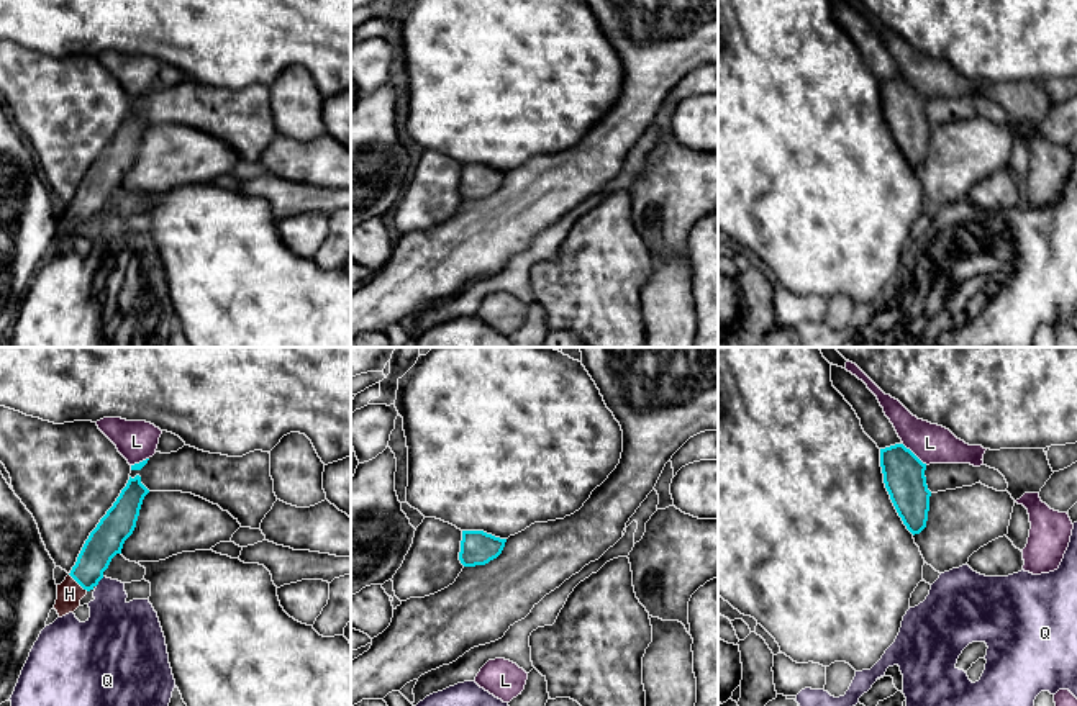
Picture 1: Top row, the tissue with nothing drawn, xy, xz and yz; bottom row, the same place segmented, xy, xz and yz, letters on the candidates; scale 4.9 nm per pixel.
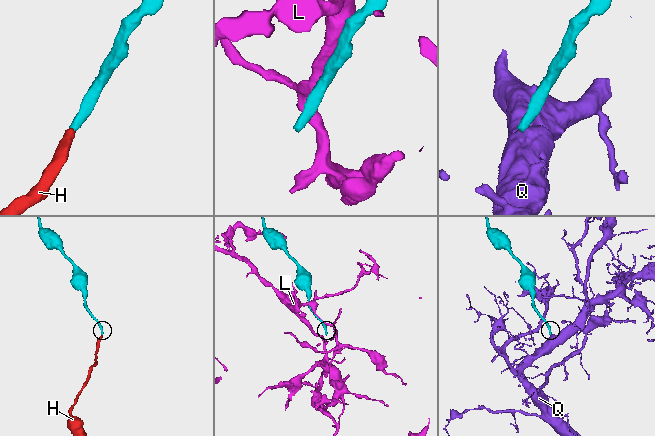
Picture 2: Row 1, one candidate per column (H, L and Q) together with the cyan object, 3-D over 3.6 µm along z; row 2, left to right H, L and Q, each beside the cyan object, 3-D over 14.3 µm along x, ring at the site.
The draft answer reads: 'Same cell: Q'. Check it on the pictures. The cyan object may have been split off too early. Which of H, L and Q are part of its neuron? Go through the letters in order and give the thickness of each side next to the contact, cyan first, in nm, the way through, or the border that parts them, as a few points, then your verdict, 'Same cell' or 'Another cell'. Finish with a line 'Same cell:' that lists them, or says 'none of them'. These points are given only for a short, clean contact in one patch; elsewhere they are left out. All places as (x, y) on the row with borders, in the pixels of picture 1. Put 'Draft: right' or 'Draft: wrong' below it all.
H: Thickness 170 nm (cyan) against 130 nm. Path across: xy (105, 541), (79, 583), (69, 593). Same cell
L: Thickness 200 nm (cyan) against 190 nm. Another cell
Q: Thickness 170 nm (cyan) against 280 nm. Boundary: xy (104, 577), (95, 585). Another cell
Same cell: H
Draft: wrong

